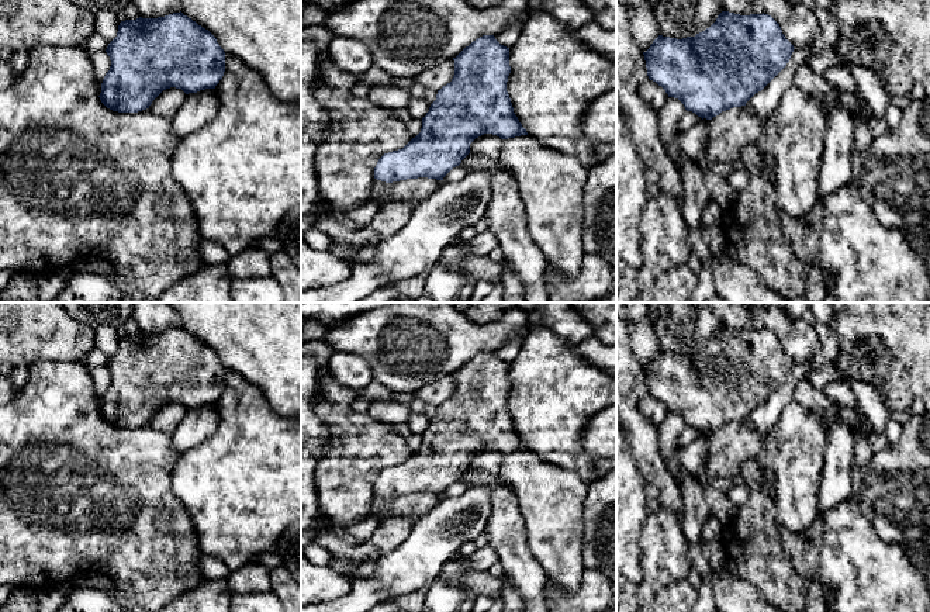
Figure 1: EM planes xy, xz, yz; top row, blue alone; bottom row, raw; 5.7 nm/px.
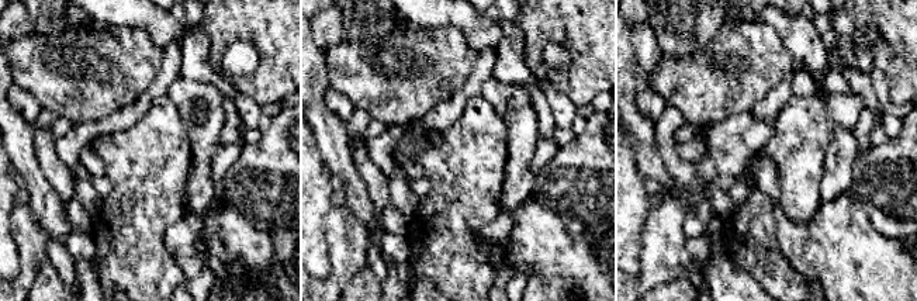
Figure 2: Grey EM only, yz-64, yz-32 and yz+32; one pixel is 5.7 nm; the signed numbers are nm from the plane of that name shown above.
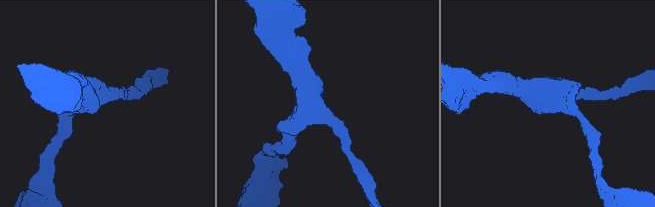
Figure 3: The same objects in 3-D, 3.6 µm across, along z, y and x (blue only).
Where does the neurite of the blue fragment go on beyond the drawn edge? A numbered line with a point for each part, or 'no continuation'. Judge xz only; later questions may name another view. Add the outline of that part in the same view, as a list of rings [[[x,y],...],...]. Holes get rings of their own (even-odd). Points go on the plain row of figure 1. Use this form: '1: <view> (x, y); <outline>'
no continuation

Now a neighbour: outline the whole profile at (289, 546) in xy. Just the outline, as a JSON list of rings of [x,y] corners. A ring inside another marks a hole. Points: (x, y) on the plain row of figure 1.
[[[301,519],[283,533],[273,552],[281,557],[283,566],[301,584]]]

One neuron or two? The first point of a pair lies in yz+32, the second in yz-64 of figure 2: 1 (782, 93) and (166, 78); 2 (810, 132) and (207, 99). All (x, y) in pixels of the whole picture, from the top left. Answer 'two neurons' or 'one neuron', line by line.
1: one neuron
2: two neurons

